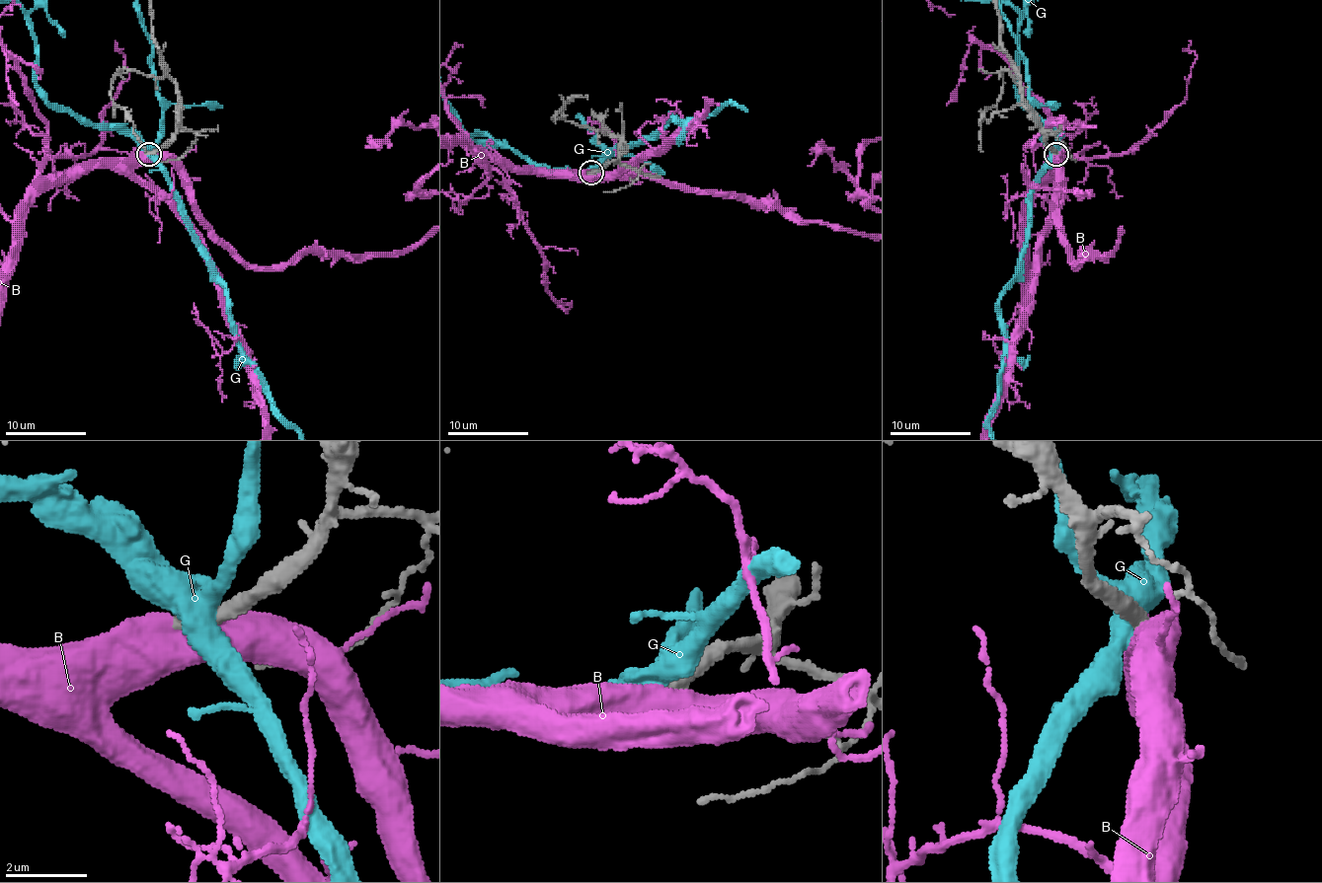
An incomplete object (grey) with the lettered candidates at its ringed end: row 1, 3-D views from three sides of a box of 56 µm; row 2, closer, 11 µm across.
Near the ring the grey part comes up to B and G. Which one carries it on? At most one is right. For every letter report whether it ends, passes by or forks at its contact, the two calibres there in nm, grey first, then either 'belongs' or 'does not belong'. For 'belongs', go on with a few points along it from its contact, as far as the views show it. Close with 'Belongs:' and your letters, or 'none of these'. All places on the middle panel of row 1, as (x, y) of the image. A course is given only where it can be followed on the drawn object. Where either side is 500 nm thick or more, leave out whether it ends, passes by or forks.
B: 440/850 nm | belongs
G: 480/500 nm | does not belong
Belongs: B

